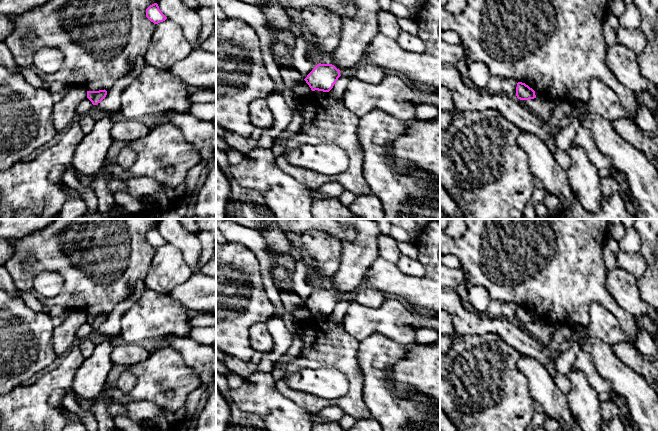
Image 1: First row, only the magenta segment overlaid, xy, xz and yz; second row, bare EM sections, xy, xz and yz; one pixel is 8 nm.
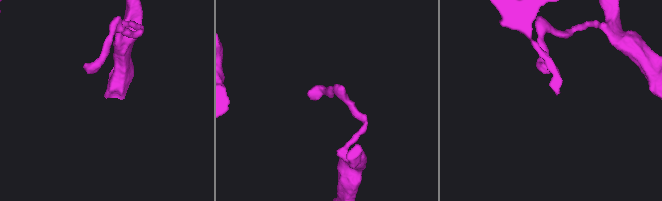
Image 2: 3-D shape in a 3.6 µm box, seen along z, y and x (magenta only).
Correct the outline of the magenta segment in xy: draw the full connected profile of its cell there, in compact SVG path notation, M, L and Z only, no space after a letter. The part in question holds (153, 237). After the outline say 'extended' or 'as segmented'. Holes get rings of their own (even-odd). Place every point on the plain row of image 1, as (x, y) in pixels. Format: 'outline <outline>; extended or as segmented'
outline M157 227L150 229L146 233L146 241L154 248L158 248L167 243L167 241L159 233L159 230Z; as segmented

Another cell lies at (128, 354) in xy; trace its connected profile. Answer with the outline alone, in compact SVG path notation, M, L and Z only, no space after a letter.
M125 343L116 346L111 353L113 364L122 366L132 366L145 361L150 353L138 343Z

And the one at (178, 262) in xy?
M167 242L155 248L144 284L146 289L169 294L175 286L186 282L192 273L182 251Z

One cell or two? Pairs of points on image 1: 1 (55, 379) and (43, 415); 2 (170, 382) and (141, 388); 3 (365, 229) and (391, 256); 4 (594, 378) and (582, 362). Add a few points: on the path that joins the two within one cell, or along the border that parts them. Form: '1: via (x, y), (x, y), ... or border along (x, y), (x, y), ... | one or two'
1: via (46, 388), (43, 391), (43, 406) | one
2: via (163, 385), (148, 387) | one
3: border along (381, 232), (378, 236), (378, 256) | two
4: via (591, 374), (586, 366) | one

